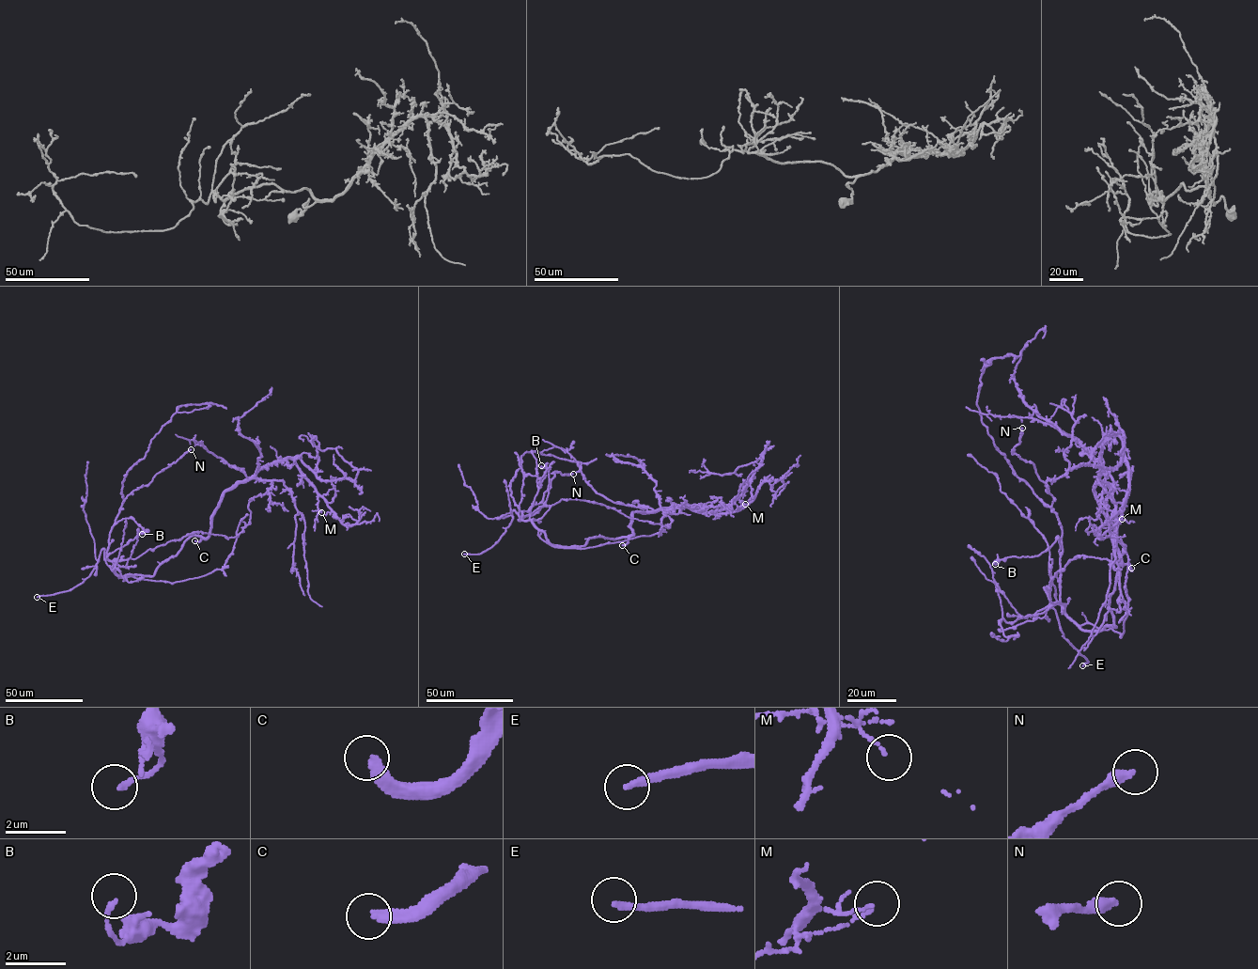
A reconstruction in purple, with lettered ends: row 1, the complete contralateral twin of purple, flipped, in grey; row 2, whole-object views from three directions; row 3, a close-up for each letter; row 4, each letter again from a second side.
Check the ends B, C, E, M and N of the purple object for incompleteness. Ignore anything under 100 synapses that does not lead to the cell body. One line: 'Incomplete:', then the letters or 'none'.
Incomplete: C, E

